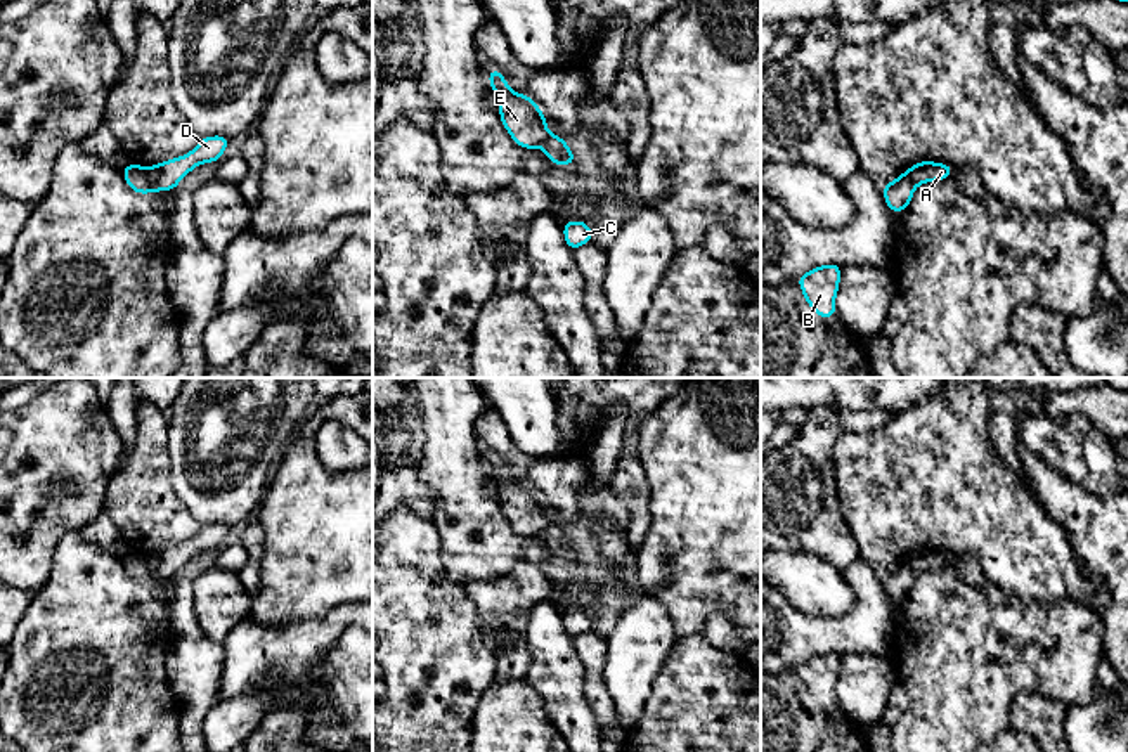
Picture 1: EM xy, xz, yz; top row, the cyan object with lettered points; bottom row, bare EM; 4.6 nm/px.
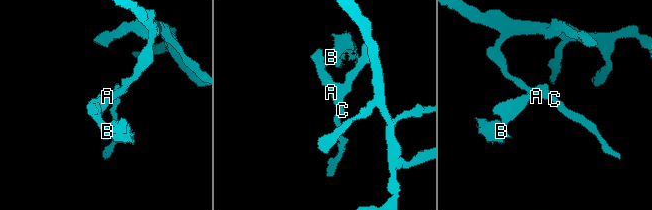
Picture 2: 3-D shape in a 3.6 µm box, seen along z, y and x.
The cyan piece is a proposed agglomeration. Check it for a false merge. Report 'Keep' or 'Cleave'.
Cleave

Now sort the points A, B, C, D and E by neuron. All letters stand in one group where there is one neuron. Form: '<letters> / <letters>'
A C D / B E

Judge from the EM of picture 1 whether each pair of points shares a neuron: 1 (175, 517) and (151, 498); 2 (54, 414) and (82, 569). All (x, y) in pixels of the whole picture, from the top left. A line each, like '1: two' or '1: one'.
1: one
2: two

